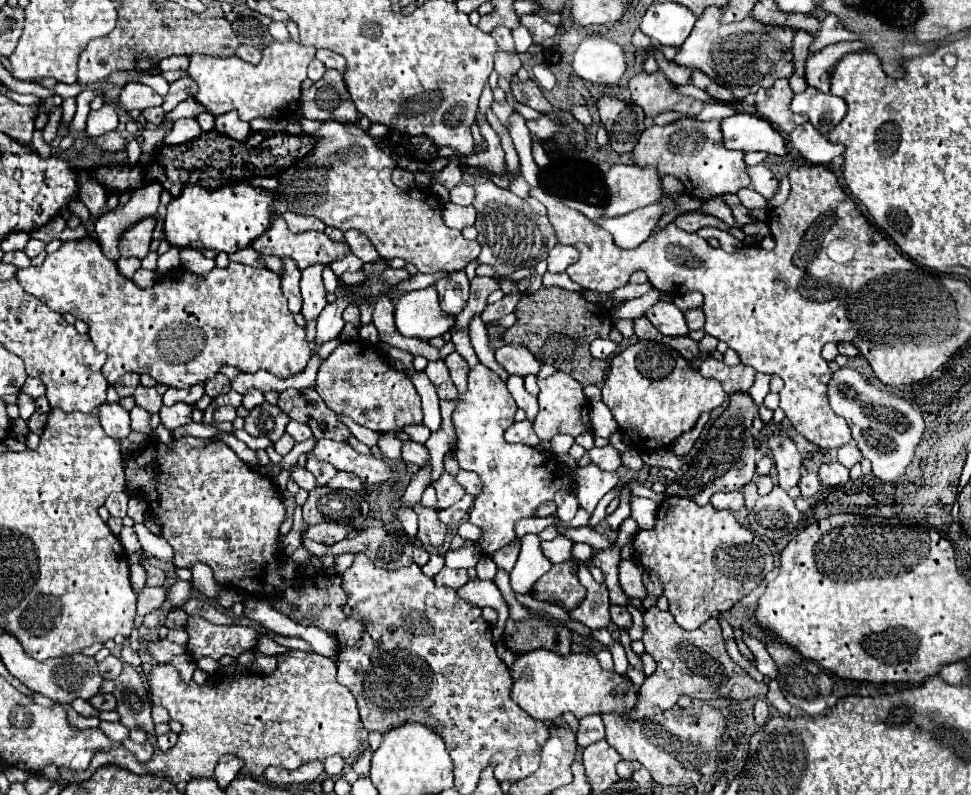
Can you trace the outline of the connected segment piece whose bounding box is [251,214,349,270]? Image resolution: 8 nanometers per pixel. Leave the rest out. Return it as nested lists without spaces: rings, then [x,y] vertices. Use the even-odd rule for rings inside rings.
[[[273,214],[271,226],[259,238],[251,242],[251,246],[261,254],[273,254],[281,258],[291,258],[299,266],[299,270],[309,264],[321,262],[331,264],[335,258],[349,254],[349,246],[345,242],[333,242],[323,232],[299,232],[293,234],[281,214]]]

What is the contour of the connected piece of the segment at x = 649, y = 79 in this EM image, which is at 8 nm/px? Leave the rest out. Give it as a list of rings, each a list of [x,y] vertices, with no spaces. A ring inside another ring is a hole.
[[[641,72],[629,80],[629,92],[631,92],[631,102],[643,108],[645,116],[657,116],[669,110],[683,112],[683,114],[699,114],[701,108],[705,106],[701,100],[681,96],[667,78],[663,78],[663,72],[647,74]]]

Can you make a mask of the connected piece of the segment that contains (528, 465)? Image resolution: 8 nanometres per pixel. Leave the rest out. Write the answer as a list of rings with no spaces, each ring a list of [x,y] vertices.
[[[477,364],[475,368],[471,368],[471,372],[469,372],[469,390],[457,402],[455,412],[453,412],[453,424],[455,424],[457,437],[456,448],[453,452],[455,452],[455,458],[457,458],[460,468],[477,472],[481,482],[483,482],[483,492],[479,496],[475,496],[473,508],[469,512],[469,522],[479,526],[481,532],[483,532],[483,536],[479,538],[479,546],[481,546],[481,552],[485,556],[493,556],[495,550],[511,544],[513,538],[517,538],[517,534],[515,534],[517,520],[533,518],[535,510],[543,502],[553,500],[555,490],[571,488],[571,478],[561,470],[561,464],[557,462],[557,458],[553,454],[539,454],[531,446],[505,442],[503,432],[505,432],[507,426],[511,426],[515,410],[517,410],[517,404],[515,404],[513,396],[509,394],[505,382],[493,370],[485,368],[483,364]]]

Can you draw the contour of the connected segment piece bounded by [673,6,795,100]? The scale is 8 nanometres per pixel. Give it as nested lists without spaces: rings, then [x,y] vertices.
[[[711,6],[697,18],[689,38],[673,58],[675,64],[705,72],[709,78],[731,90],[737,100],[755,94],[759,88],[771,88],[777,78],[789,78],[793,74],[791,42],[795,32],[791,28],[763,26],[749,16],[741,22],[721,24],[721,14],[721,8]]]

